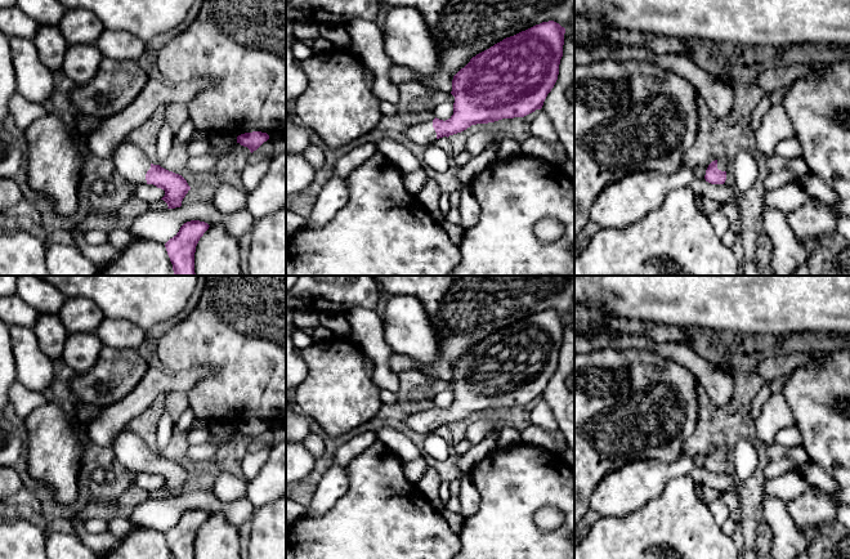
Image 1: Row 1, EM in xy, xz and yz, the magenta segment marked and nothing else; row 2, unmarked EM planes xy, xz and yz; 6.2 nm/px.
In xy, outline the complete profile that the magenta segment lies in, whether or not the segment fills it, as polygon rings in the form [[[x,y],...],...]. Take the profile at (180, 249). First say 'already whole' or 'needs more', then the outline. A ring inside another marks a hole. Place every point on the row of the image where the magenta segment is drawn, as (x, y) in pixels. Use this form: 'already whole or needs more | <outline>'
already whole | [[[200,220],[187,222],[180,227],[179,232],[165,243],[175,276],[196,276],[196,246],[209,227],[207,223]]]

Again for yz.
needs more | [[[724,156],[712,161],[706,170],[706,182],[711,184],[724,184],[726,180],[726,165],[728,161]]]

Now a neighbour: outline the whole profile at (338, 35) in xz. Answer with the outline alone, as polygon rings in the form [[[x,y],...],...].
[[[319,24],[319,36],[330,40],[334,45],[350,46],[352,40],[349,33],[345,31],[345,26],[336,24]]]

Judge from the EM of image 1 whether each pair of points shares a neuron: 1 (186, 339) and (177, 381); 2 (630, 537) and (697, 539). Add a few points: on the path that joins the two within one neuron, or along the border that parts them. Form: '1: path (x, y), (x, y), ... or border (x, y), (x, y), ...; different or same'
1: border (209, 366), (193, 366), (173, 372); different
2: path (647, 540), (680, 540); same

